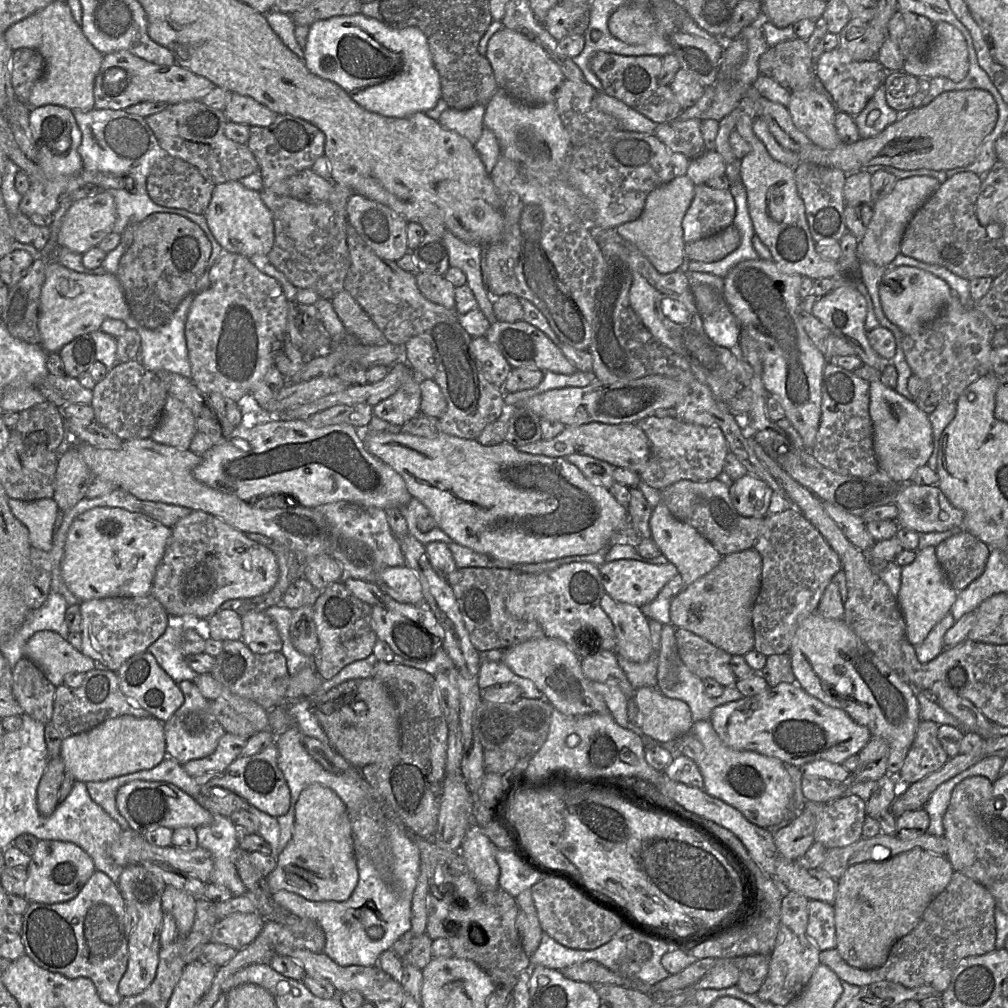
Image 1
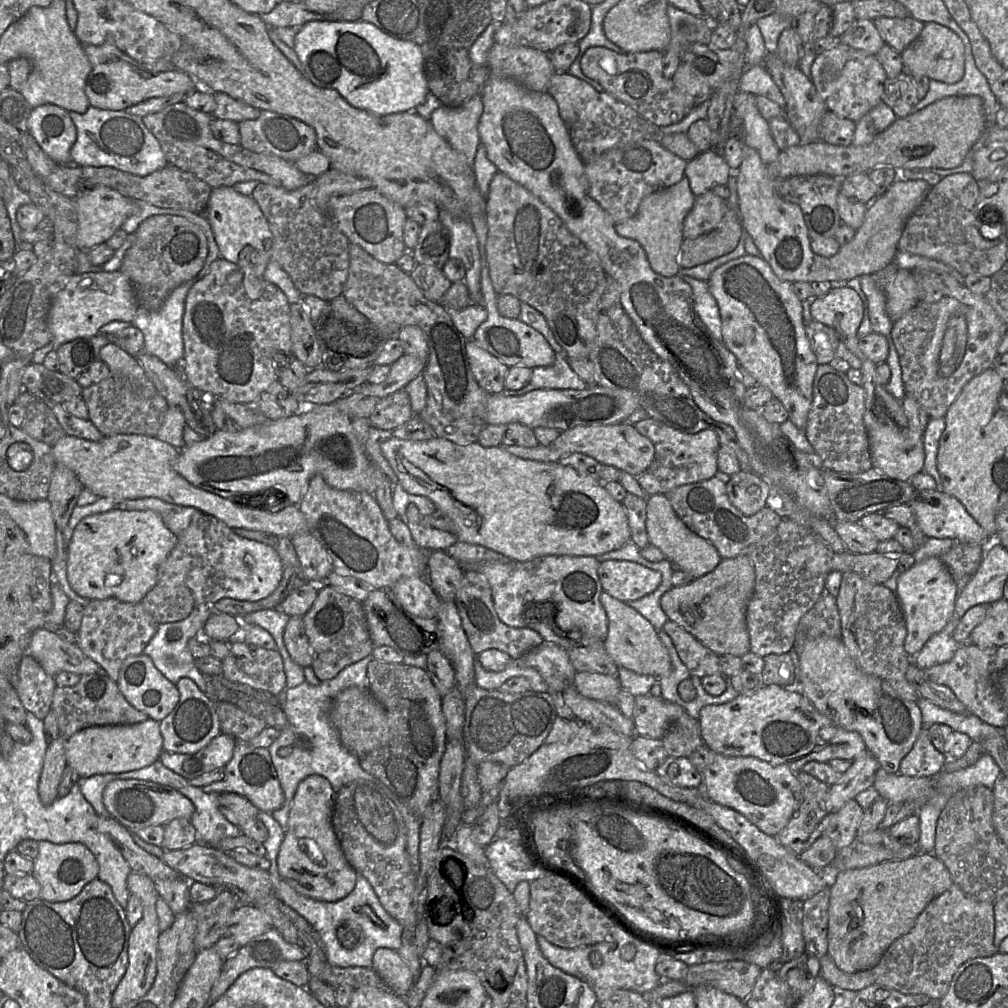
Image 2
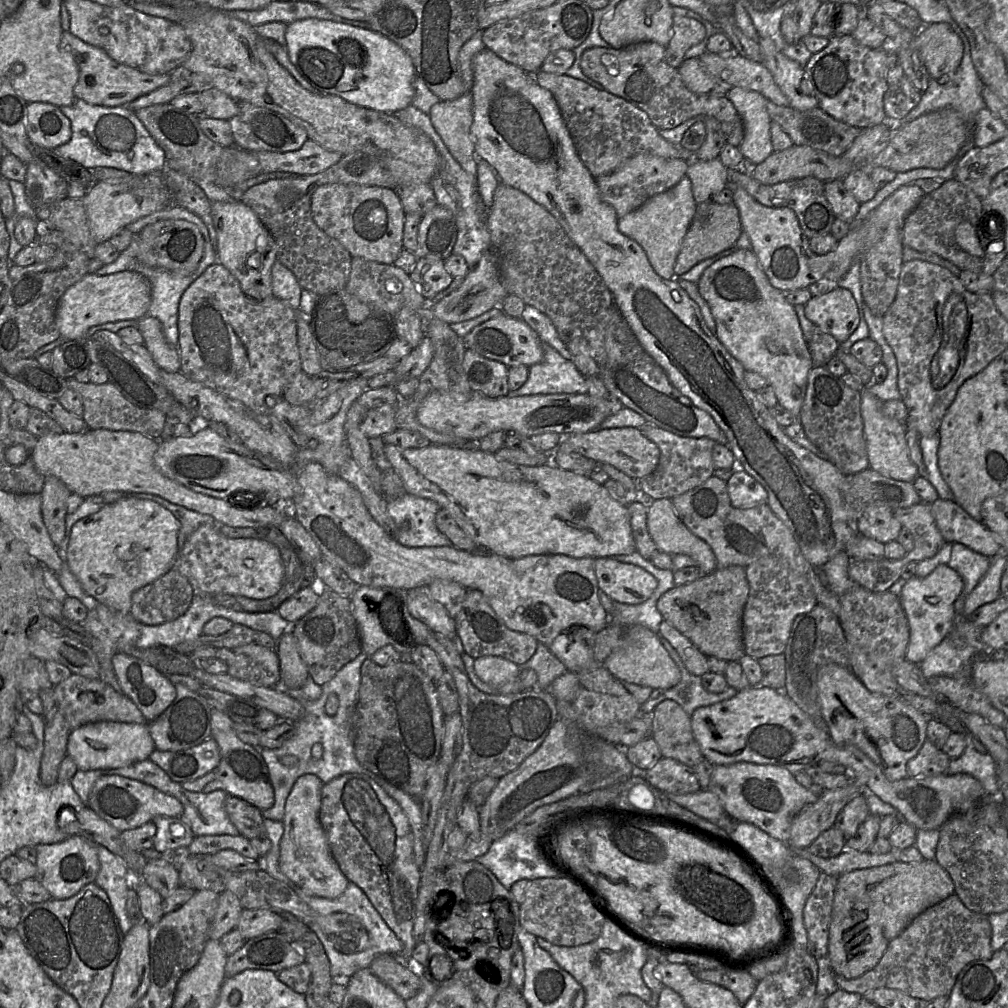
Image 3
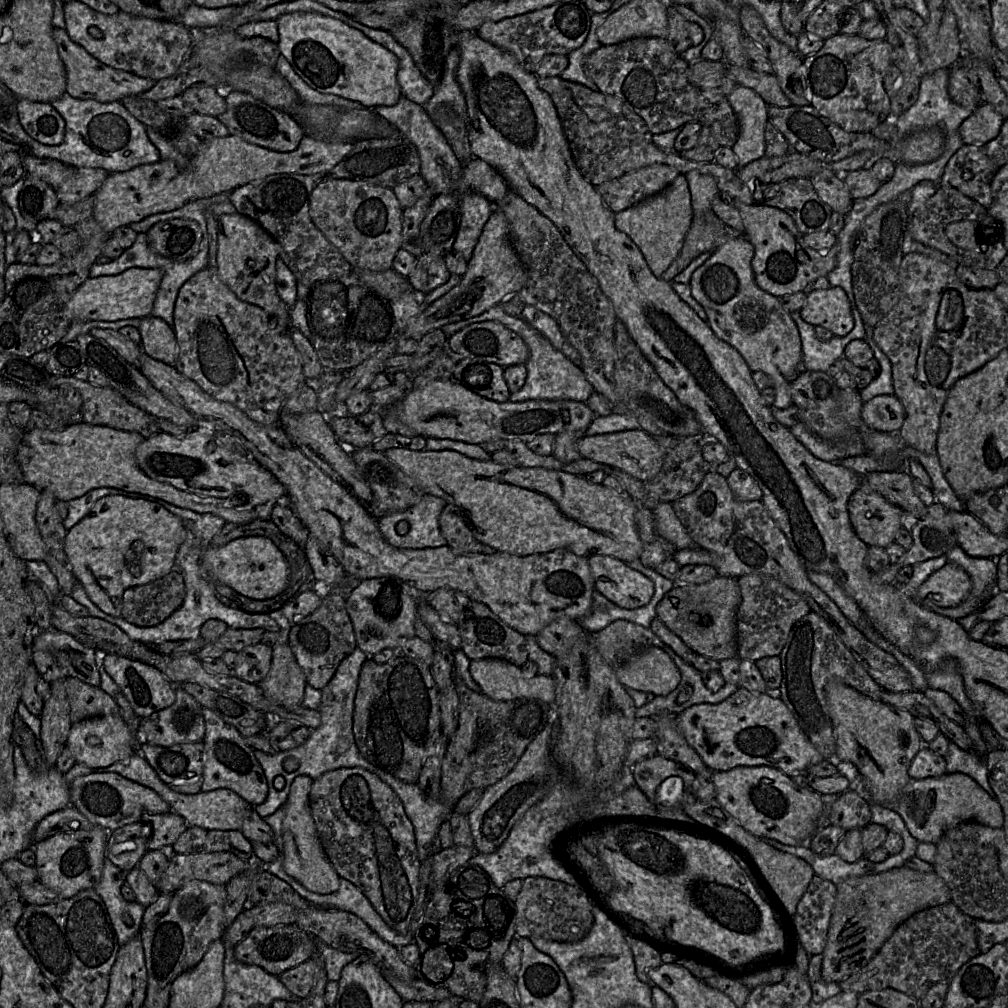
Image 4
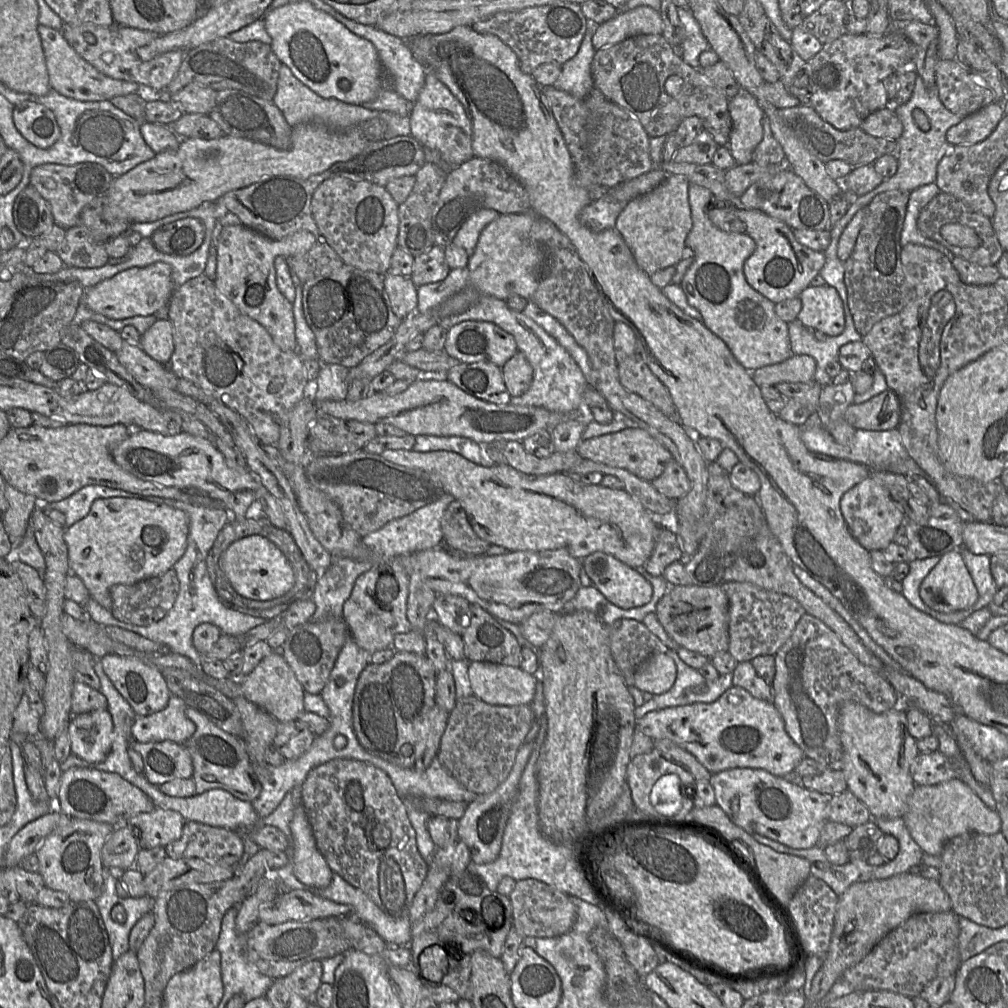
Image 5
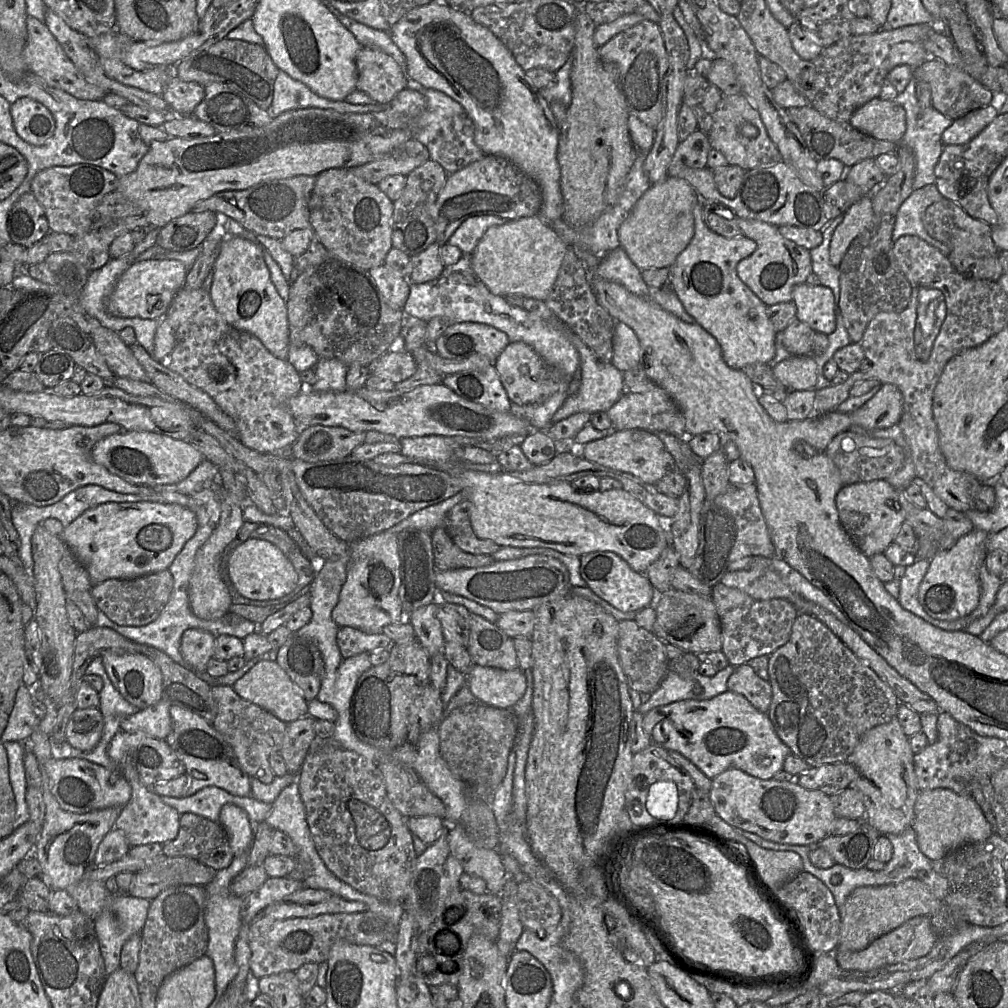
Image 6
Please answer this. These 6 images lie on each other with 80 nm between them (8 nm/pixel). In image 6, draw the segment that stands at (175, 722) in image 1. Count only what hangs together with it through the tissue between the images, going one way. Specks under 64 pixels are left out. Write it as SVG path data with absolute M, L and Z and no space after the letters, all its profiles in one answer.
M160 700L136 714L126 716L120 723L121 730L165 740L172 729L170 706L167 701Z

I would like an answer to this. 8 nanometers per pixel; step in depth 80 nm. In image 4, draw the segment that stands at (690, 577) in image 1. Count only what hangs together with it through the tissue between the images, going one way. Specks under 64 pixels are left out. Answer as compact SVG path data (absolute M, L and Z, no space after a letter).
M659 502L652 513L658 535L671 543L677 551L696 546L676 516L671 503Z

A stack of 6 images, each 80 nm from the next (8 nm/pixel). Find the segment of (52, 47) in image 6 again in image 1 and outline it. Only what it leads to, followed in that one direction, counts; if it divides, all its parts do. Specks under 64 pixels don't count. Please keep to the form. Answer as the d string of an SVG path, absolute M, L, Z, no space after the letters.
M126 50L104 55L95 78L95 109L125 110L141 102L163 102L173 105L181 102L200 101L216 87L210 80L190 70L173 64L163 66L139 58Z

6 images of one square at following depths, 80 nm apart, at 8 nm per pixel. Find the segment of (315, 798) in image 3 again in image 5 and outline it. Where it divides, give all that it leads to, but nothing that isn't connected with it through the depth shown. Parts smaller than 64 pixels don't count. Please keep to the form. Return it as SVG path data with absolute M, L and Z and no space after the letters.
M301 785L291 790L294 815L290 823L293 839L292 869L295 877L304 885L326 888L332 880L332 870L318 850L311 825L301 799Z

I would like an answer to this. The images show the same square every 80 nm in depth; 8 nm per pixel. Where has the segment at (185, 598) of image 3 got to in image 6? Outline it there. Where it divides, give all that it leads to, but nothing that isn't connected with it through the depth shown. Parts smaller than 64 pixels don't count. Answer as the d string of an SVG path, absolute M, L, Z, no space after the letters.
M166 569L132 579L108 579L94 585L90 592L99 611L123 626L145 626L161 614L173 590L174 579Z

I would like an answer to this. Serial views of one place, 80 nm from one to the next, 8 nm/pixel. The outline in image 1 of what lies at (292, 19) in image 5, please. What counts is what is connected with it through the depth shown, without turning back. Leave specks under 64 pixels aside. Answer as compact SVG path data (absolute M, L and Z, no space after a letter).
M361 13L335 16L309 26L303 52L303 60L311 73L339 85L358 105L369 112L405 118L417 112L427 112L441 99L440 77L433 64L427 38L416 27L393 29Z

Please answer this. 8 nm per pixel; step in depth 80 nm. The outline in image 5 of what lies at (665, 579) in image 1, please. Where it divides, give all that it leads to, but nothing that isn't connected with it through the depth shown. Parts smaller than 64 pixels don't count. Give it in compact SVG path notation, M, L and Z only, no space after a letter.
M594 552L586 556L582 569L590 585L621 609L644 606L652 598L652 586L638 570L610 554Z

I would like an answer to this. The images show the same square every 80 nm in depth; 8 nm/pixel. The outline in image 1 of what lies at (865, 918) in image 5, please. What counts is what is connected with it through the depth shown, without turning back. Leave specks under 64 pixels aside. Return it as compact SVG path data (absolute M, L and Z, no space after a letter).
M911 850L882 862L849 867L837 880L833 908L836 949L852 967L870 970L882 966L893 944L913 931L929 903L950 883L954 869L942 855Z

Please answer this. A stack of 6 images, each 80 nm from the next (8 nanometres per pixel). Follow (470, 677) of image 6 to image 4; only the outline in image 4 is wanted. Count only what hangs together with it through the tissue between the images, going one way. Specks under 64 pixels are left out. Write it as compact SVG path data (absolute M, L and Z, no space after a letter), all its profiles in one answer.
M496 658L471 660L469 671L481 693L492 700L535 698L554 704L555 682L551 675L527 677L520 667Z

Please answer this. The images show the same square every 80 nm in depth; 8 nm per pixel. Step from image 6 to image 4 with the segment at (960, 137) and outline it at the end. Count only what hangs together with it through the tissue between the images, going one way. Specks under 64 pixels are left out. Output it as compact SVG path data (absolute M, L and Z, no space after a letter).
M981 104L959 127L959 134L965 144L985 144L996 138L1004 118L992 104Z

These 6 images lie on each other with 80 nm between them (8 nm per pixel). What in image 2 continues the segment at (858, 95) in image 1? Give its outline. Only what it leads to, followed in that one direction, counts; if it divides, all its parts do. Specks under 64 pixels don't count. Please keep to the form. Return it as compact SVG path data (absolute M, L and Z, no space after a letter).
M840 41L831 49L818 53L811 67L811 81L827 110L854 122L882 101L887 78L876 55L852 48Z

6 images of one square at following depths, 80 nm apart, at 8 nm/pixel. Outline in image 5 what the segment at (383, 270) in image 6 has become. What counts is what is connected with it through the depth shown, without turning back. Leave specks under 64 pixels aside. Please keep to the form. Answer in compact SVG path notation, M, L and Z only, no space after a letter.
M387 272L383 276L384 288L396 316L404 320L417 308L417 287L409 277Z

